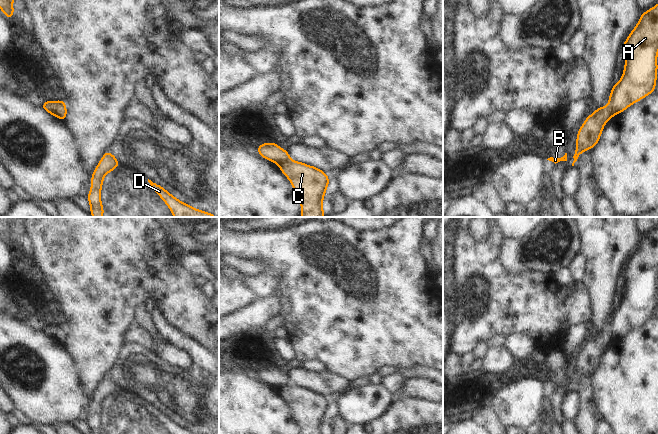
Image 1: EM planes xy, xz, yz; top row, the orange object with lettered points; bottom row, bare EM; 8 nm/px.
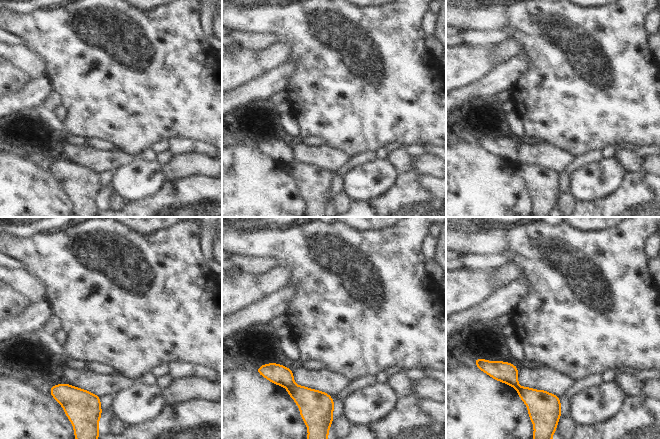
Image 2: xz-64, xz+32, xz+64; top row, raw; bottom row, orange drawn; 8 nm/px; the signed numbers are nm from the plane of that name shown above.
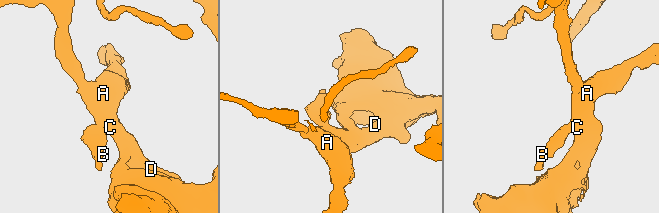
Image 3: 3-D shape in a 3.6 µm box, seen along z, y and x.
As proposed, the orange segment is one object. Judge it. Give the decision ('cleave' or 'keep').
cleave

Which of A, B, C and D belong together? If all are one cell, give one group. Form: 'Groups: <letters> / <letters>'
Groups: A C D / B

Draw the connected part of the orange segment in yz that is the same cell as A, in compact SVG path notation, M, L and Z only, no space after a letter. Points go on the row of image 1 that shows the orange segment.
M658 4L641 14L640 21L624 42L622 50L626 54L624 72L621 80L614 84L608 102L613 115L623 112L633 103L655 92L658 70L656 62L658 56Z

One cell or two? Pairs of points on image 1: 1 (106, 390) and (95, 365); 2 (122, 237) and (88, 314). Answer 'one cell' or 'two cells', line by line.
1: two cells
2: one cell

